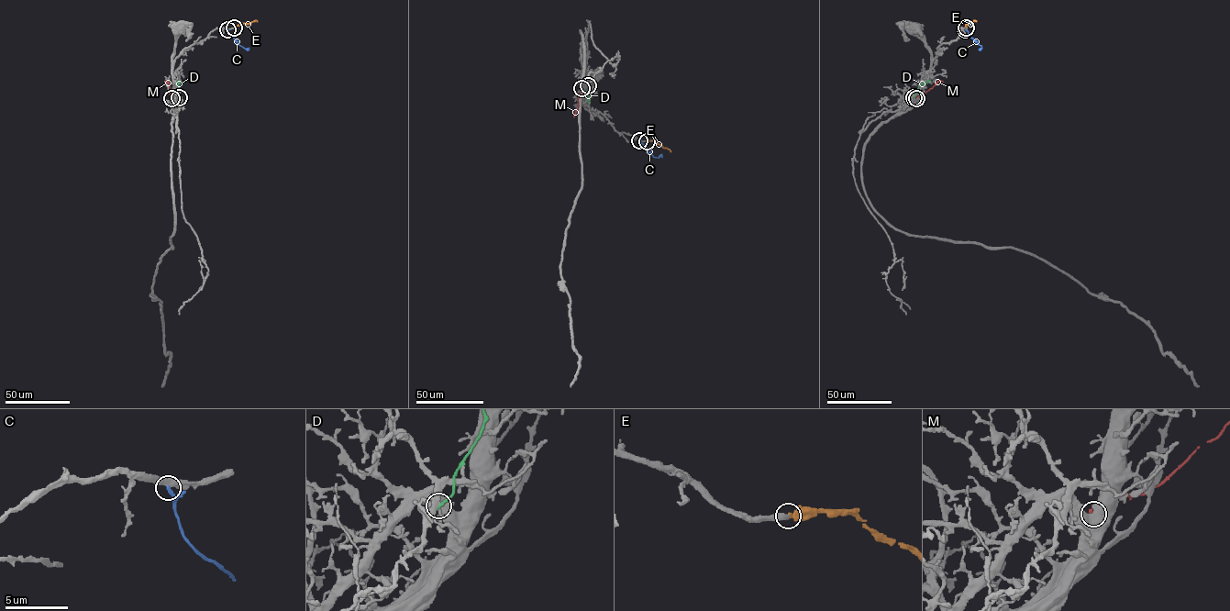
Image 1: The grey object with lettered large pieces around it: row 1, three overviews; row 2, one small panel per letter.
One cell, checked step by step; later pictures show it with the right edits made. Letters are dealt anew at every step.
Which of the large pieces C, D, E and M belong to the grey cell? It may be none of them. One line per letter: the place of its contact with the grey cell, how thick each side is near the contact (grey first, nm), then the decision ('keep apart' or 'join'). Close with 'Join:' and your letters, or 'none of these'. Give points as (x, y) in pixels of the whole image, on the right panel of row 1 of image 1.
C: meets grey at (965, 29); 400 nm thick on the grey side, 220 nm on the other; keep apart
D: meets grey at (914, 97); 360 nm thick on the grey side, 200 nm on the other; keep apart
E: meets grey at (966, 27); 480 nm thick on the grey side, 420 nm on the other; join
M: meets grey at (916, 98); 280 nm thick on the grey side, 240 nm on the other; keep apart
Join: E

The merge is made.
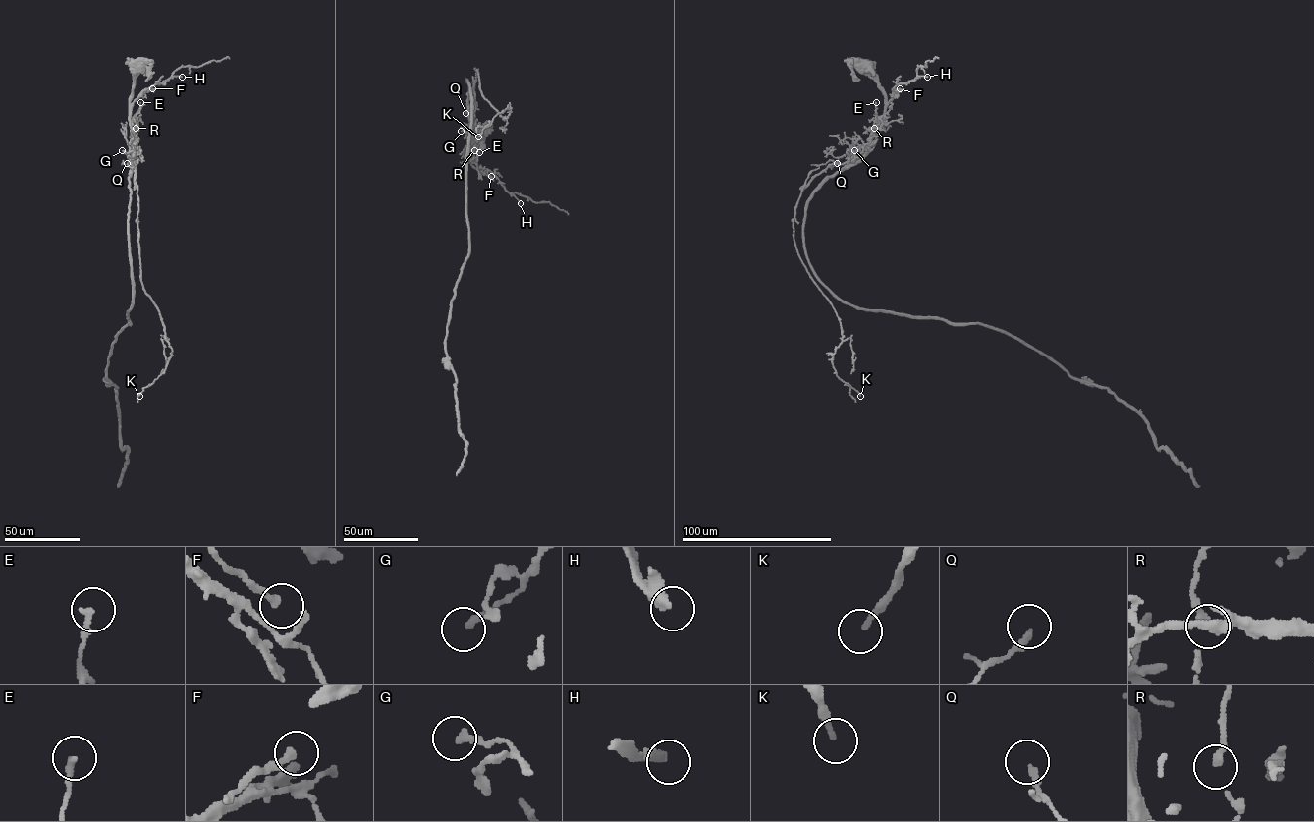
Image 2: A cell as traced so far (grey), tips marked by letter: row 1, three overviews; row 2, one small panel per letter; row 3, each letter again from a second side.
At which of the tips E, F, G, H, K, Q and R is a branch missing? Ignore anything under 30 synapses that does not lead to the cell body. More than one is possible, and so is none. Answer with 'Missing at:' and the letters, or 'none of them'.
Missing at: none of them

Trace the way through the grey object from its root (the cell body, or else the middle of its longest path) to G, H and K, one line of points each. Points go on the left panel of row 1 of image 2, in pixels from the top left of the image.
G: (137, 67), (135, 67), (130, 100), (131, 145), (135, 147), (135, 159), (122, 150)
H: (137, 67), (135, 67), (131, 103), (154, 84), (171, 77), (182, 77)
K: (137, 67), (130, 113), (140, 279), (159, 311), (165, 339), (172, 349), (164, 371), (139, 396)

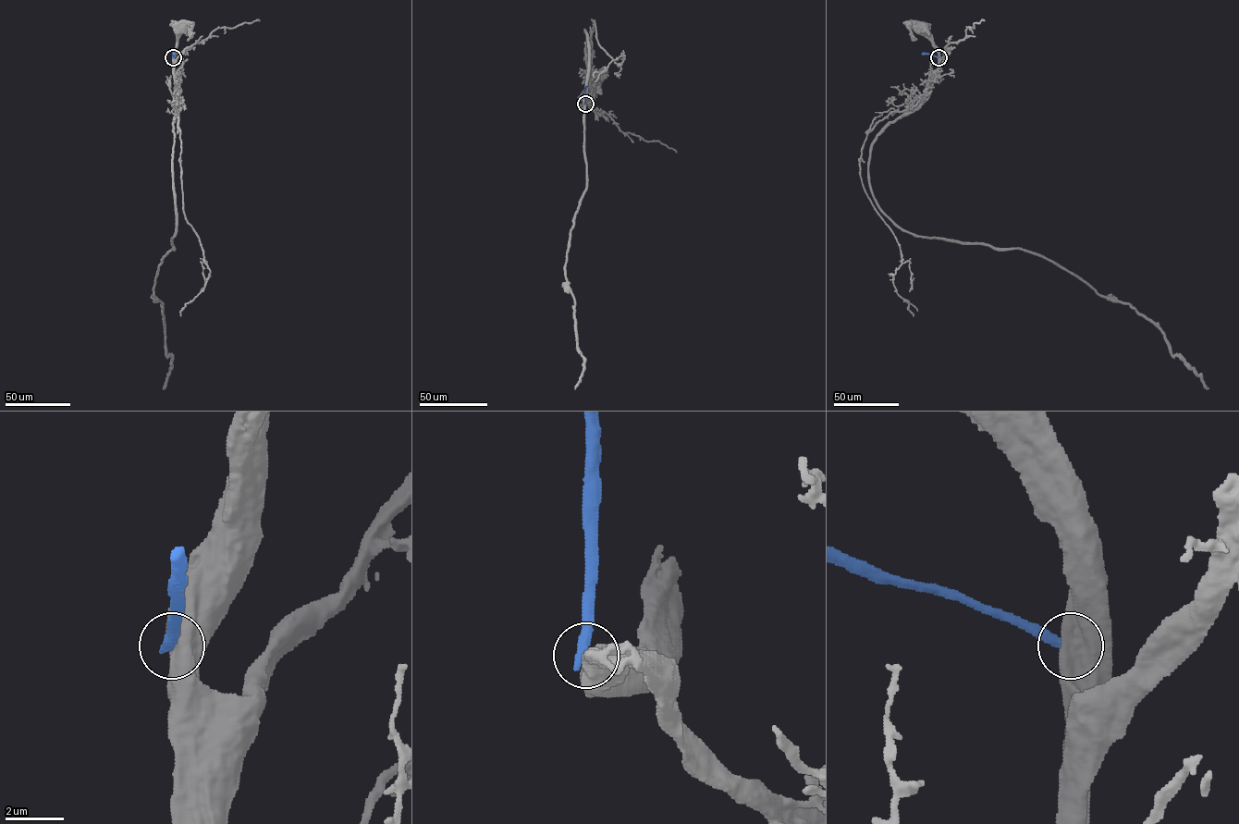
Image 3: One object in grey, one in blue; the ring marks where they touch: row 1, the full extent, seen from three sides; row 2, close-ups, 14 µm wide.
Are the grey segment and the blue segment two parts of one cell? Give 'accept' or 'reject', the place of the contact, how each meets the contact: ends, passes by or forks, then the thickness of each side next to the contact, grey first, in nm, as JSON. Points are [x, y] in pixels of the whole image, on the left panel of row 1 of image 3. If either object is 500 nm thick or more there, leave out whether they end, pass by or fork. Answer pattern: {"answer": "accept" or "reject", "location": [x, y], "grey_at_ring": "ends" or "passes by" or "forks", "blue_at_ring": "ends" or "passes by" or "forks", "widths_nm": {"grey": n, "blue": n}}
{"answer": "reject", "location": [173, 57], "widths_nm": {"grey": 950, "blue": 380}}

